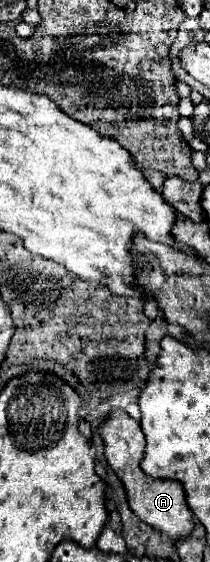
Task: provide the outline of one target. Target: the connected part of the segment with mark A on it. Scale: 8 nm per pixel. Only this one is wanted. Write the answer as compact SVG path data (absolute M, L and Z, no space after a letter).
M116 408L104 416L104 420L98 426L98 432L104 440L104 456L110 468L120 478L120 482L124 484L132 512L142 522L160 530L170 540L176 540L176 536L184 536L184 532L192 528L192 512L184 500L184 490L180 488L180 484L176 484L176 480L156 480L142 472L140 460L144 456L146 440L140 430L140 424L134 418L130 418L124 410Z

